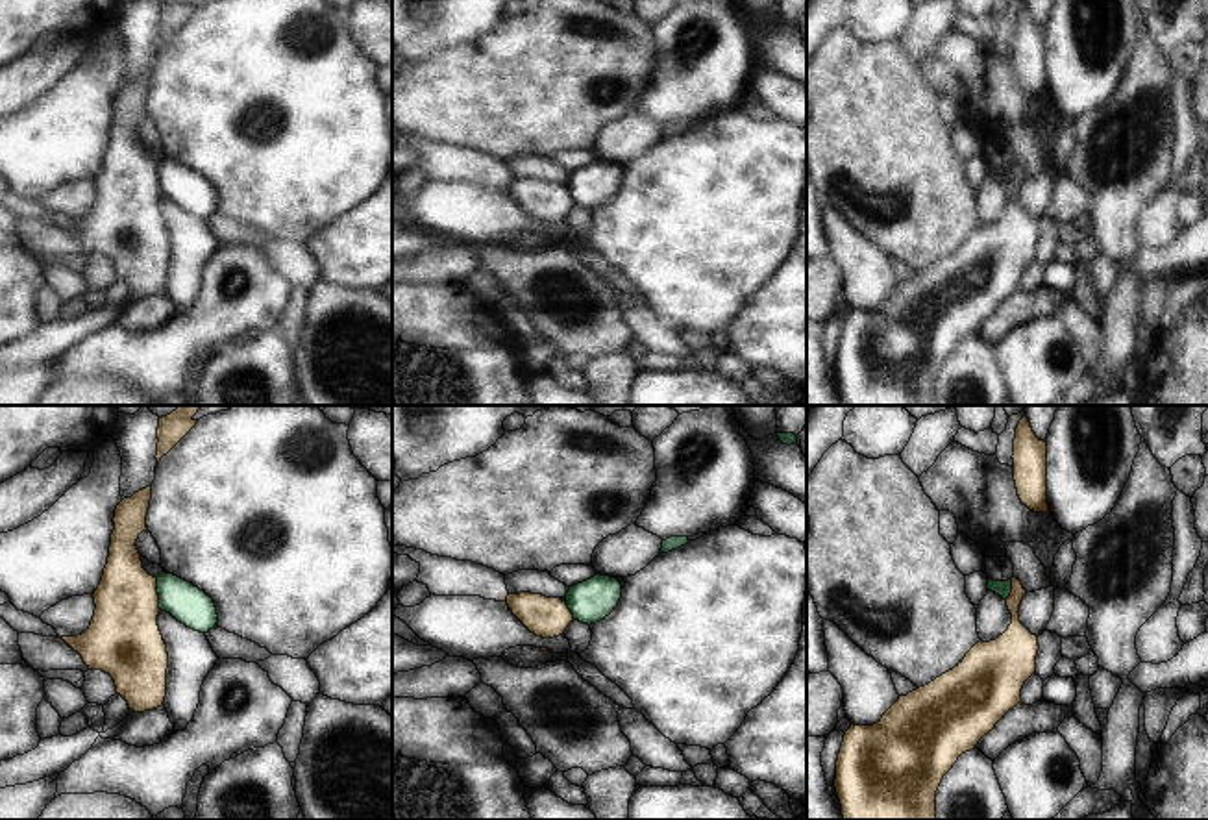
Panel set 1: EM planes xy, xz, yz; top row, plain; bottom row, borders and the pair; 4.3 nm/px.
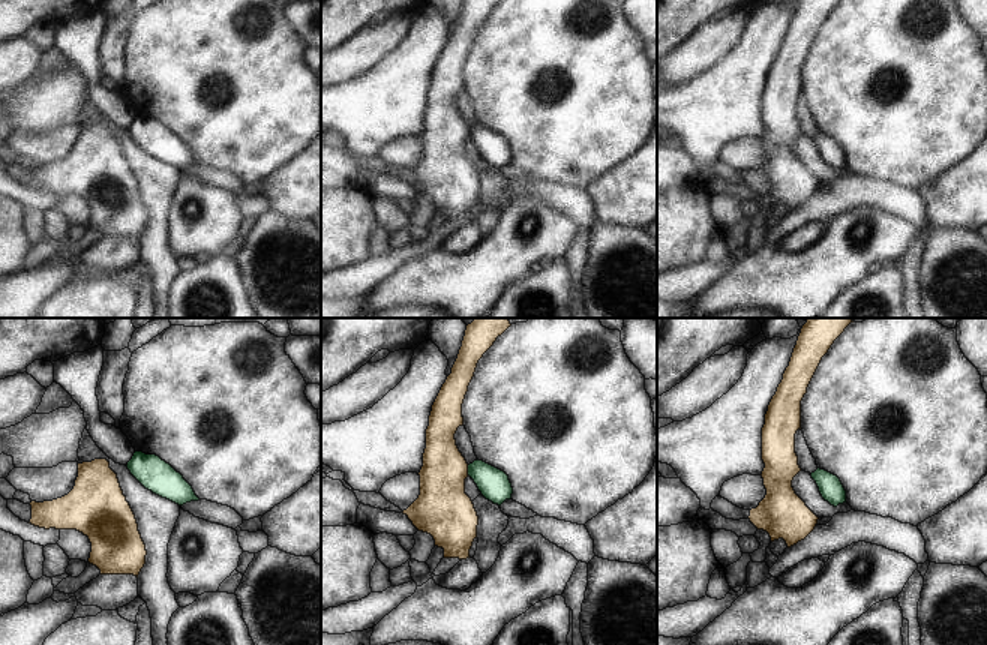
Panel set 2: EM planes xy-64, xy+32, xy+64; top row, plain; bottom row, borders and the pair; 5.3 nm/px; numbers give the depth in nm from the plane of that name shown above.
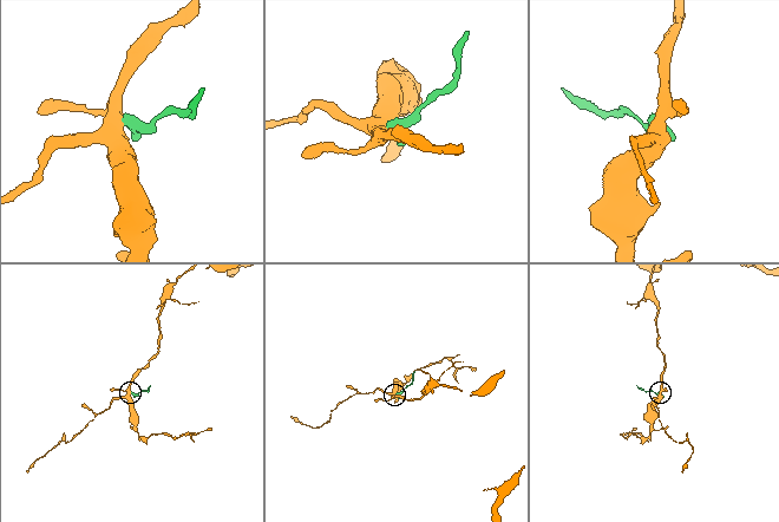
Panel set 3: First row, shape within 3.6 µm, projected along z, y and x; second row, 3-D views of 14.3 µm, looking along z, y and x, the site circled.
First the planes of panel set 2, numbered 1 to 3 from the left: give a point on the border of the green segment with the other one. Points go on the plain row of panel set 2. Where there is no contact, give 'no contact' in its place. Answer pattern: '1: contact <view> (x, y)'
1: no contact
2: contact xy+32 (467, 134)
3: no contact

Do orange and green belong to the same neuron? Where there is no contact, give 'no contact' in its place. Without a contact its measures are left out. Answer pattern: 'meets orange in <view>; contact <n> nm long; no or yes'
meets orange in xy; contact 150 nm long; no

